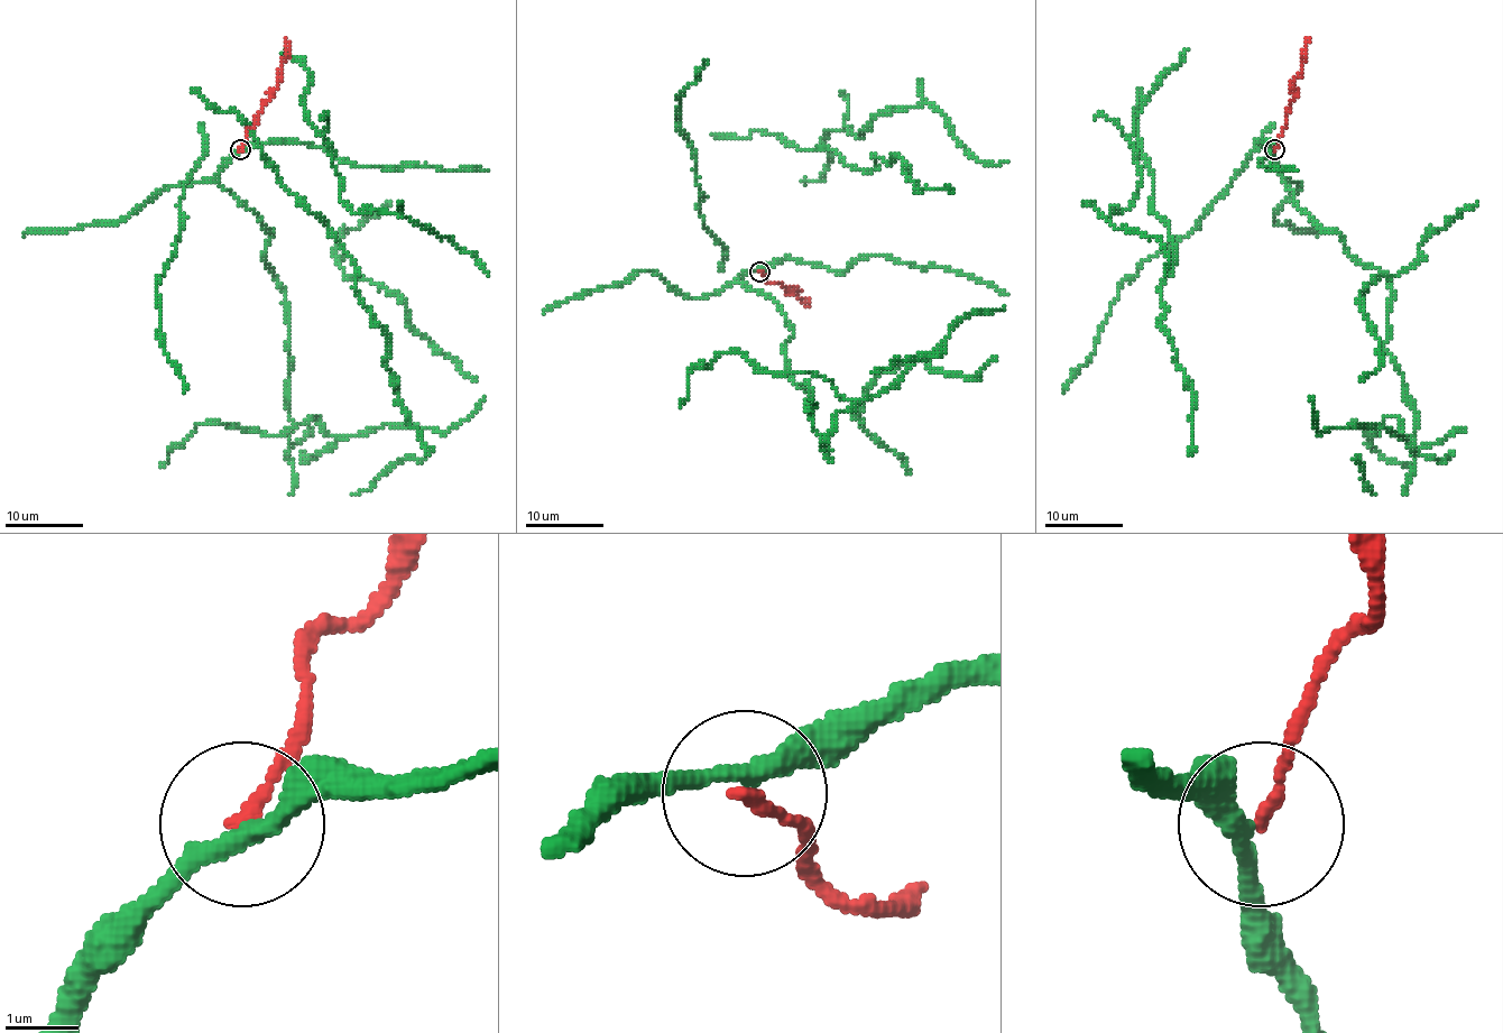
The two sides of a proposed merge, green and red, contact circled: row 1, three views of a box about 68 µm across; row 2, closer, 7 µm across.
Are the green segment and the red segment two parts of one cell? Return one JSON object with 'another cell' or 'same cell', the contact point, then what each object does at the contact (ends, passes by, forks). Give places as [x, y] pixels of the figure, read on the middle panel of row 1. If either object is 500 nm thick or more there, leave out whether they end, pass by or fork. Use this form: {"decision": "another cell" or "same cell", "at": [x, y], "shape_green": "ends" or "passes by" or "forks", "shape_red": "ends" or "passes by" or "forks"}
{"decision": "another cell", "at": [759, 271], "shape_green": "passes by", "shape_red": "ends"}

